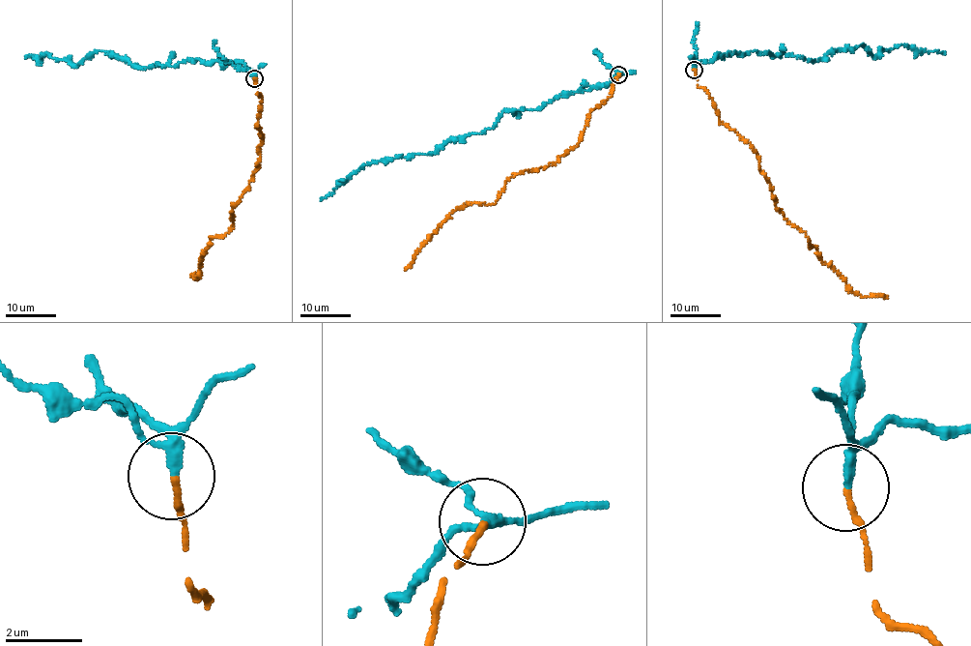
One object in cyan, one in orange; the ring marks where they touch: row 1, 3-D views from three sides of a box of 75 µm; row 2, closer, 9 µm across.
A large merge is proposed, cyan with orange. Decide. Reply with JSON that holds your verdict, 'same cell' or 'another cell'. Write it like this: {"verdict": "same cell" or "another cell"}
{"verdict": "another cell"}

